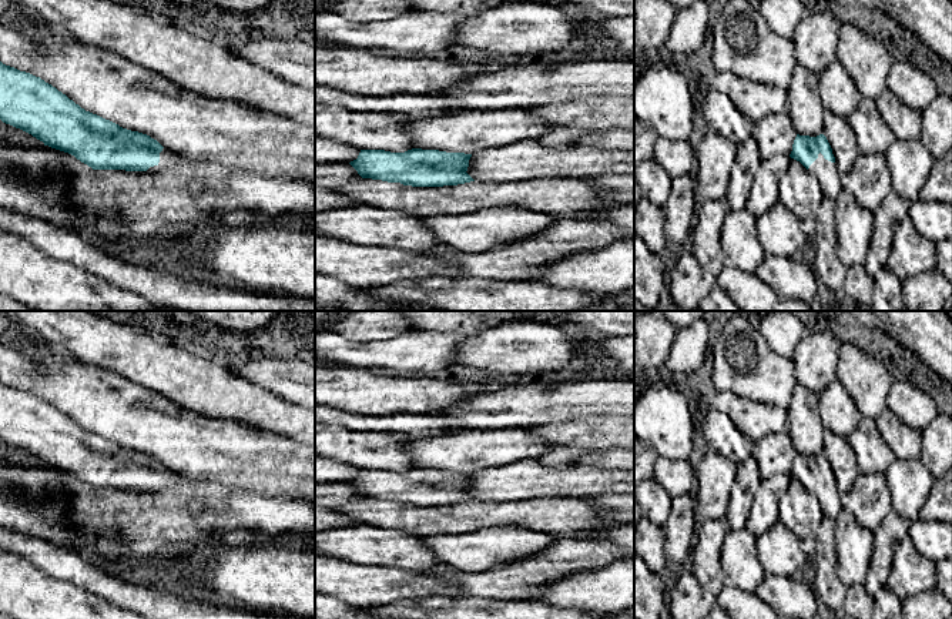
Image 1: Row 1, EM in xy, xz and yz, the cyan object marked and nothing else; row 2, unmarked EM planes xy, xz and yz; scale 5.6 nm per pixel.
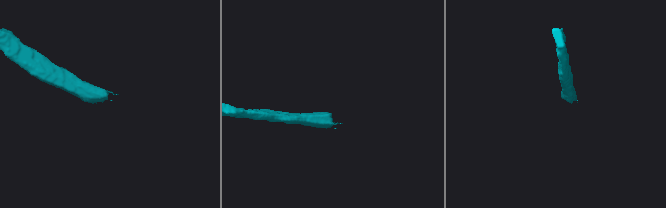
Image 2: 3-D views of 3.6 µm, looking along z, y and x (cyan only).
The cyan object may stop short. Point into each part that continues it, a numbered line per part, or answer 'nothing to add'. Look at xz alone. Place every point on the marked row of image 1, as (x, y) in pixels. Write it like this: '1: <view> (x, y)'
nothing to add

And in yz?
1: yz (830, 180)

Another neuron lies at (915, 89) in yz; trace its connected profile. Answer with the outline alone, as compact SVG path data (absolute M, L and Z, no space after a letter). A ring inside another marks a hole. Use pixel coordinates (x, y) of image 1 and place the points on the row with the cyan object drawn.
M905 61L892 63L886 74L886 88L916 111L922 111L939 93L928 74Z

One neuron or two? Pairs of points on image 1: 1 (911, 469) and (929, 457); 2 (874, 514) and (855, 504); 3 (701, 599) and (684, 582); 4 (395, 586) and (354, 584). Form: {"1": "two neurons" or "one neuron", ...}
{"1": "two neurons", "2": "one neuron", "3": "one neuron", "4": "one neuron"}

